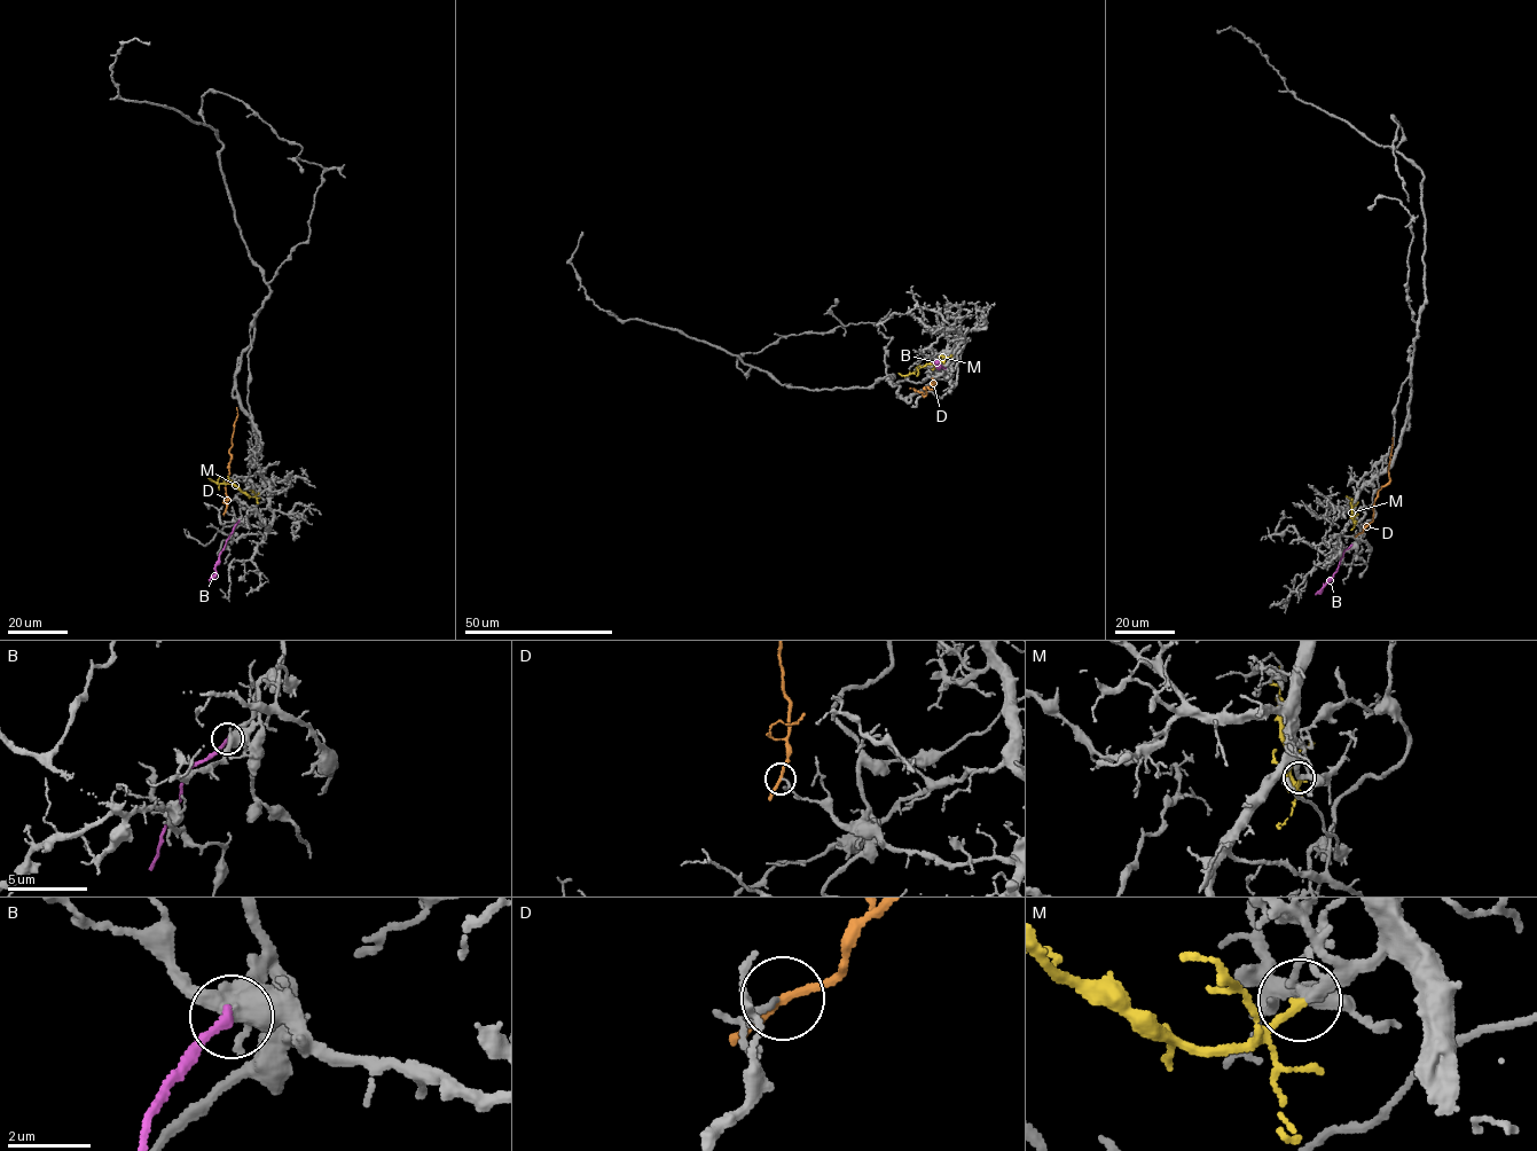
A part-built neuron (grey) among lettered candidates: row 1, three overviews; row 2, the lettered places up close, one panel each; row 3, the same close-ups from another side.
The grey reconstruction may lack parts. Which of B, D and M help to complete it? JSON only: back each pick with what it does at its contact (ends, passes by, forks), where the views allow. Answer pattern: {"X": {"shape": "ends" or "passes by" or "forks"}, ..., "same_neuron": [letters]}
{"M": {"shape": "ends"}, "same_neuron": ["M"]}

